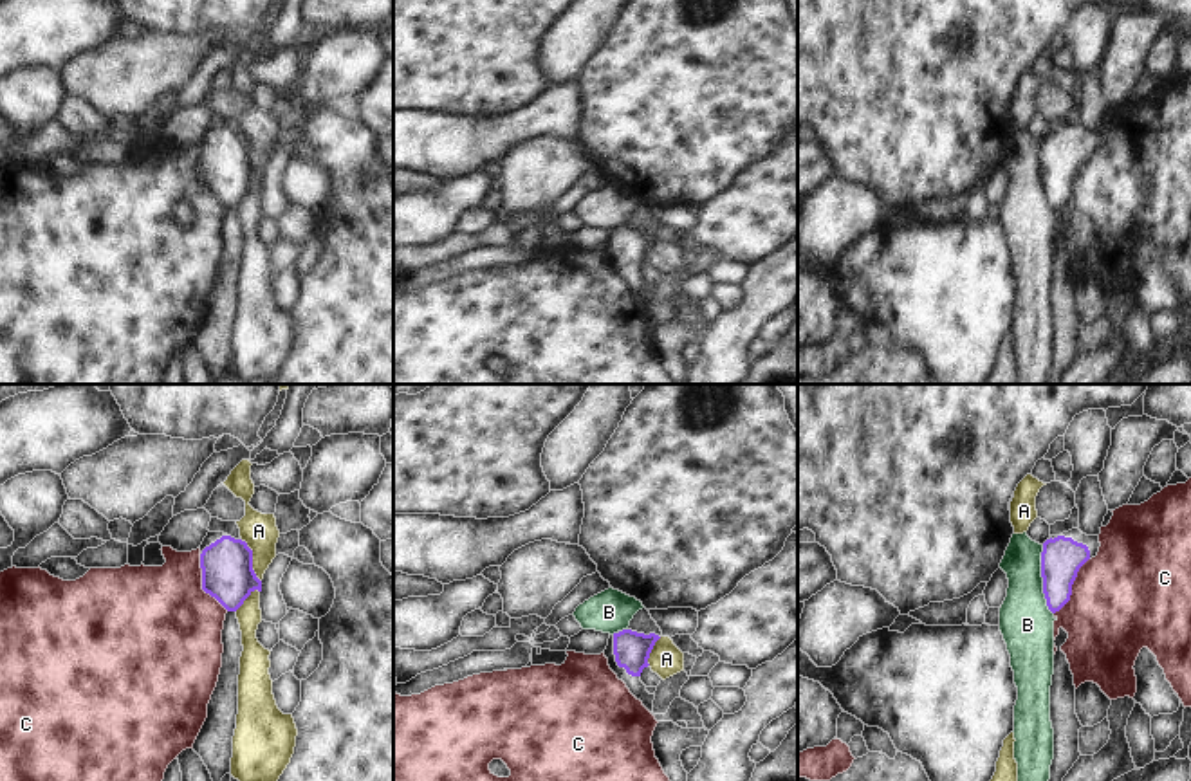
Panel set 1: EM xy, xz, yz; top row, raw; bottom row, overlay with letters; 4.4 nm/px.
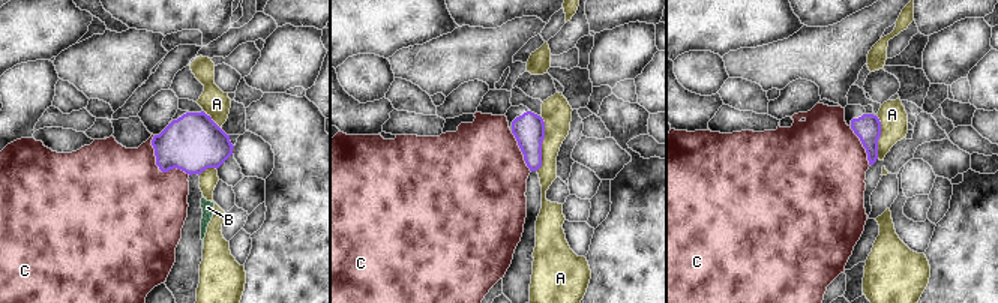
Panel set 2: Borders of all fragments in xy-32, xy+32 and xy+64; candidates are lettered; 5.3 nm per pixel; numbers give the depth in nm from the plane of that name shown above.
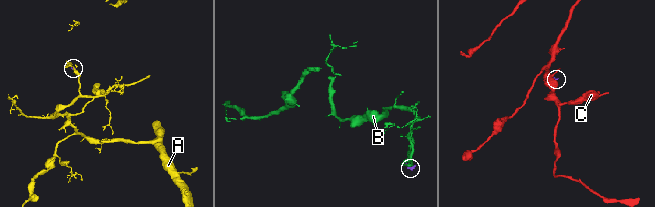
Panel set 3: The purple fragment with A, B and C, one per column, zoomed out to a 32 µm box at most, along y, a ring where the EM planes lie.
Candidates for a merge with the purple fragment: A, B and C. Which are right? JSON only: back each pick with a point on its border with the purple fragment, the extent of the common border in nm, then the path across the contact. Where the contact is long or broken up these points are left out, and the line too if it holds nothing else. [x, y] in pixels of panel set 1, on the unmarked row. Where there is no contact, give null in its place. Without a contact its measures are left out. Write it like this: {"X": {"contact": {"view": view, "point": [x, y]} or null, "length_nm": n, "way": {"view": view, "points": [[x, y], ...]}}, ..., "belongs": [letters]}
{"belongs": []}

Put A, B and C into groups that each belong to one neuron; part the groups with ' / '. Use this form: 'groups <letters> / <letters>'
groups A / B / C

